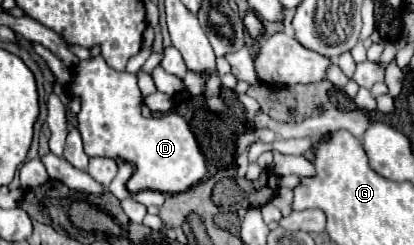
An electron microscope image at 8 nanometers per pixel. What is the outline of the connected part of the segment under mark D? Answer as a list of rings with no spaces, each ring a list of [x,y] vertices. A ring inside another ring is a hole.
[[[103,57],[85,59],[79,65],[71,67],[69,71],[71,71],[69,95],[81,101],[81,111],[77,113],[77,121],[79,121],[77,129],[81,133],[85,153],[89,157],[109,157],[109,159],[121,159],[121,161],[131,163],[135,167],[131,179],[127,181],[127,189],[131,193],[145,191],[145,189],[153,189],[161,193],[181,193],[205,177],[207,173],[205,157],[199,151],[199,145],[183,117],[179,117],[177,113],[167,113],[167,115],[145,119],[141,115],[141,93],[139,93],[137,79],[133,73],[127,73],[127,71],[119,73],[111,69],[103,61]]]

